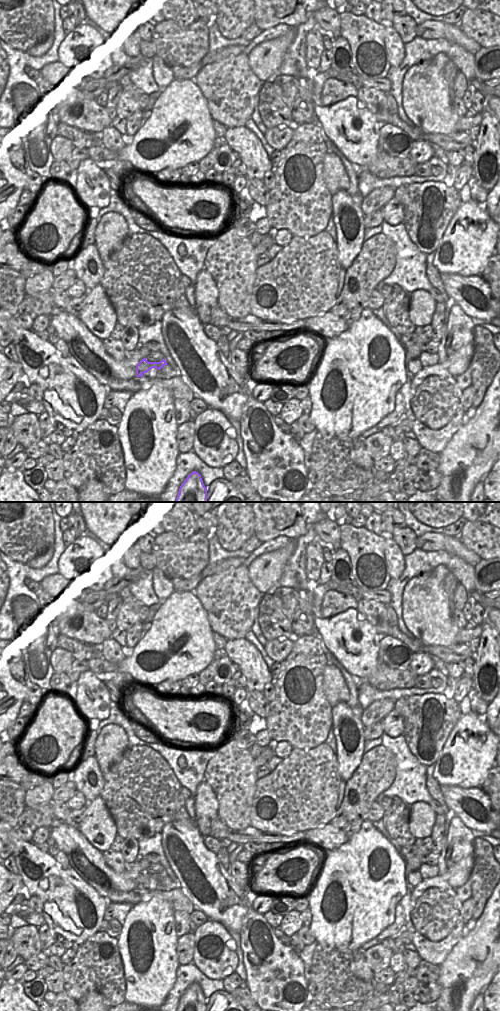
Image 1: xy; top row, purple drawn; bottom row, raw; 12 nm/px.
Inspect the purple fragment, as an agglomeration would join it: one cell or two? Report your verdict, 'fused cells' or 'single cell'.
single cell

